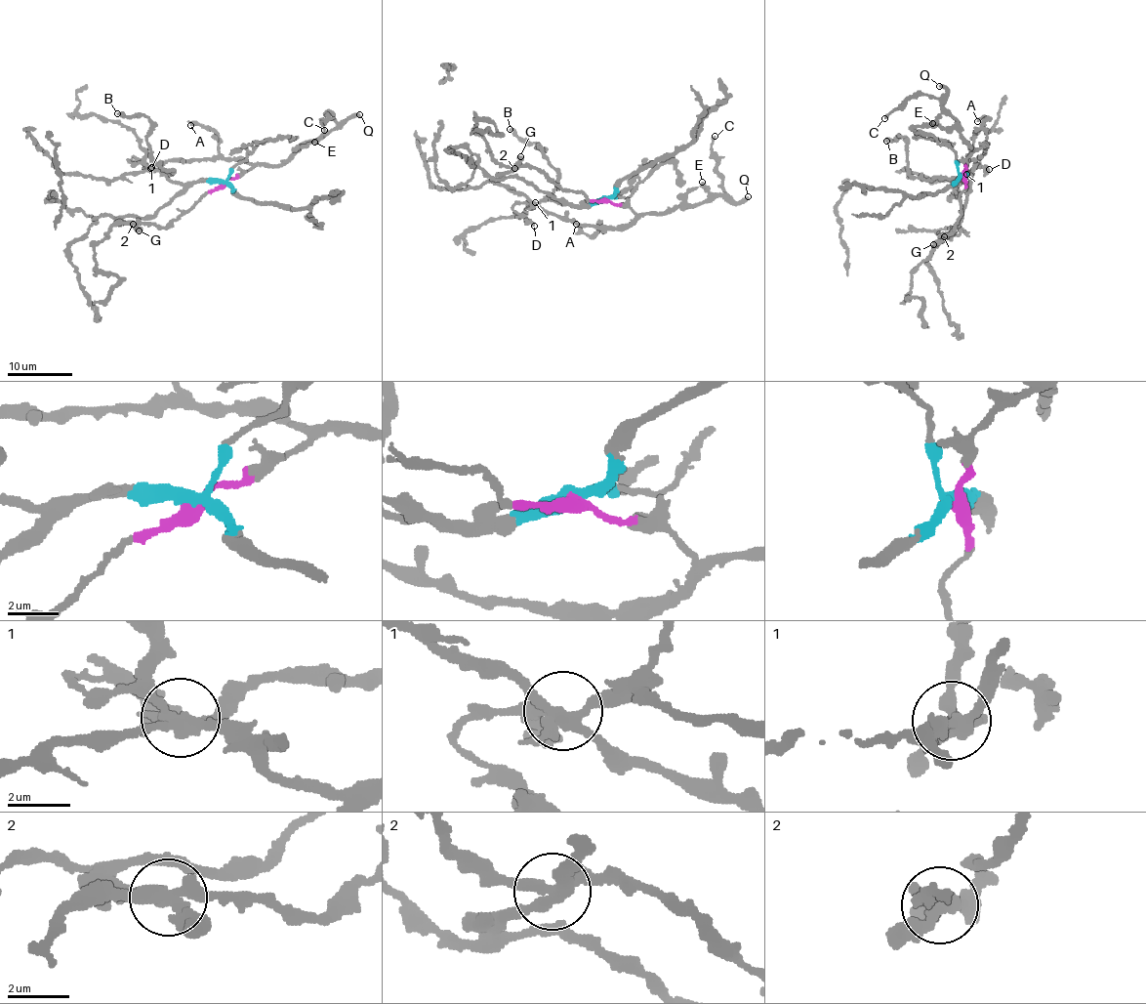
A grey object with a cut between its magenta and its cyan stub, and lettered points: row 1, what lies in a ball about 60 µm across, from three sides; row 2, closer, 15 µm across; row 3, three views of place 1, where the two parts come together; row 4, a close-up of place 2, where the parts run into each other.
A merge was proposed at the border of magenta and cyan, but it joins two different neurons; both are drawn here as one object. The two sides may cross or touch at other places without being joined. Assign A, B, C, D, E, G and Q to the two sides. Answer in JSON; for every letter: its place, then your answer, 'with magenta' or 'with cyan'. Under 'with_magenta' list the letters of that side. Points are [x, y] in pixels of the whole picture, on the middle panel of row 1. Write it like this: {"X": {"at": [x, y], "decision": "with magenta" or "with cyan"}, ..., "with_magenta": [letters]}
{"A": {"at": [576, 224], "decision": "with magenta"}, "B": {"at": [510, 129], "decision": "with cyan"}, "C": {"at": [715, 136], "decision": "with magenta"}, "D": {"at": [534, 226], "decision": "with cyan"}, "E": {"at": [702, 182], "decision": "with magenta"}, "G": {"at": [520, 156], "decision": "with cyan"}, "Q": {"at": [748, 196], "decision": "with magenta"}, "with_magenta": ["A", "C", "E", "Q"]}

